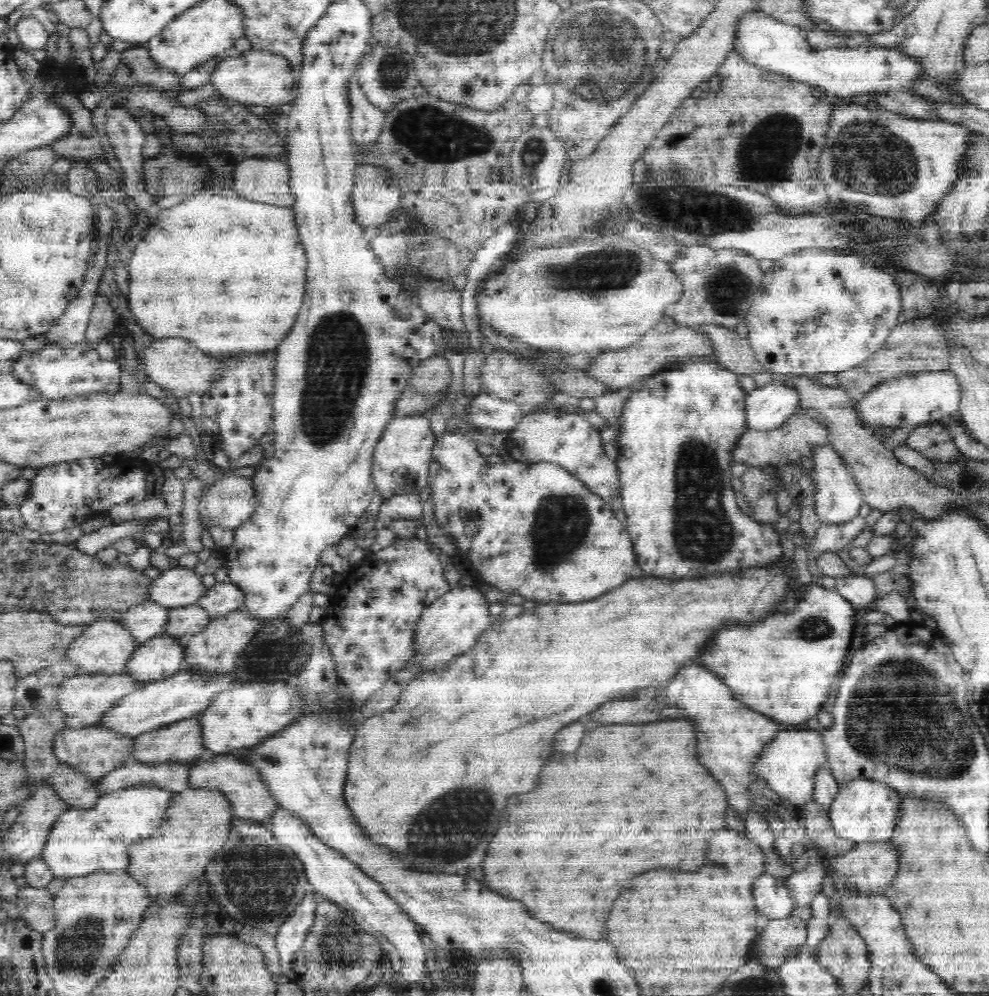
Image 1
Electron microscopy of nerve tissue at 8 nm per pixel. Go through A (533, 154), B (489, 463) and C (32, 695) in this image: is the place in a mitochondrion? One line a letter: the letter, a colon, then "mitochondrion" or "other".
A: mitochondrion
B: other
C: other

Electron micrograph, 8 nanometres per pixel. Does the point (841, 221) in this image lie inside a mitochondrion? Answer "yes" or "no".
no

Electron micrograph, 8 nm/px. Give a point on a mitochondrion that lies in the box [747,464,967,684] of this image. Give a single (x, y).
(812, 629)

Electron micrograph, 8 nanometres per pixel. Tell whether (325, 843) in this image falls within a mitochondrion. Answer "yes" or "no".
no

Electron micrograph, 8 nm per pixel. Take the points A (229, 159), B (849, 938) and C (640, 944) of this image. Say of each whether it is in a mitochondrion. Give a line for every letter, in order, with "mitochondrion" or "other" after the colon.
A: other
B: other
C: other

